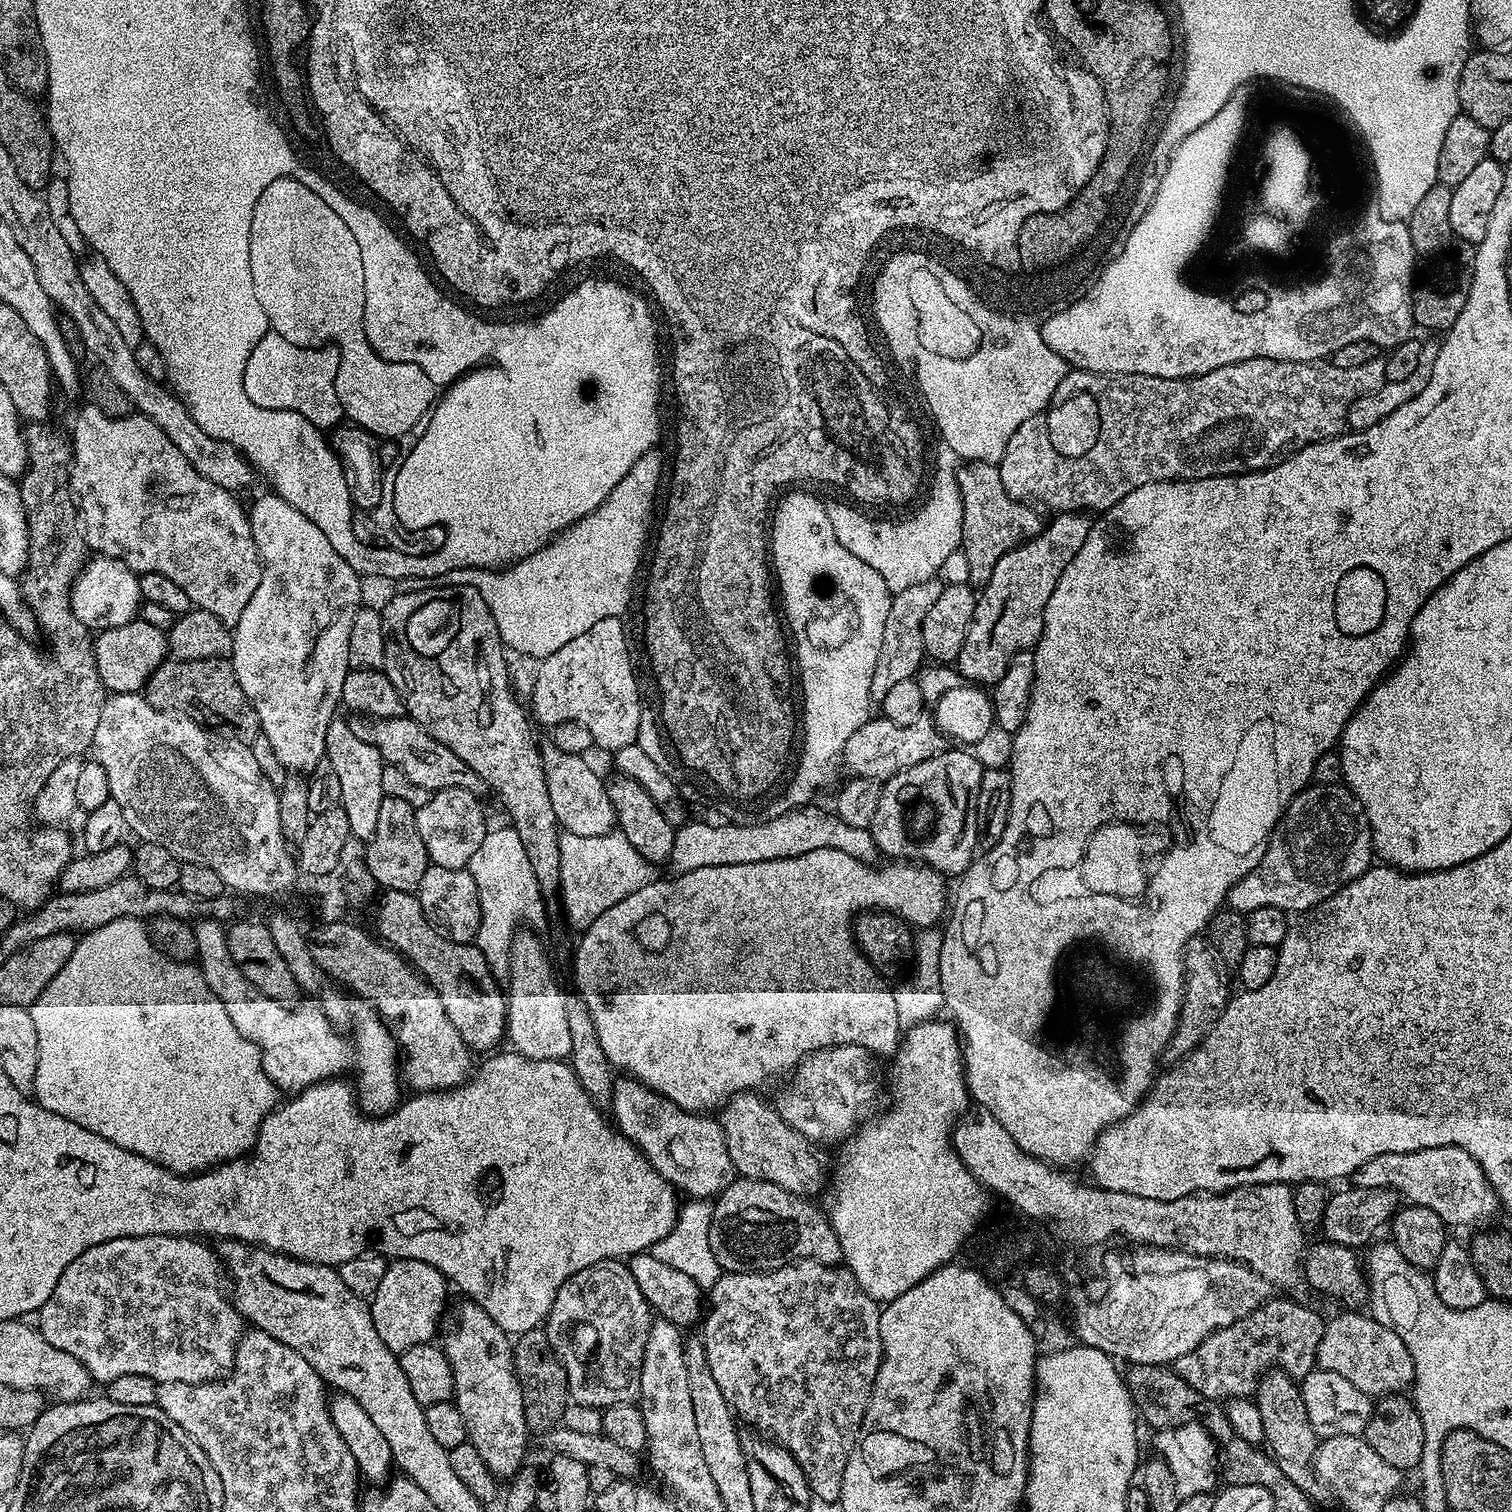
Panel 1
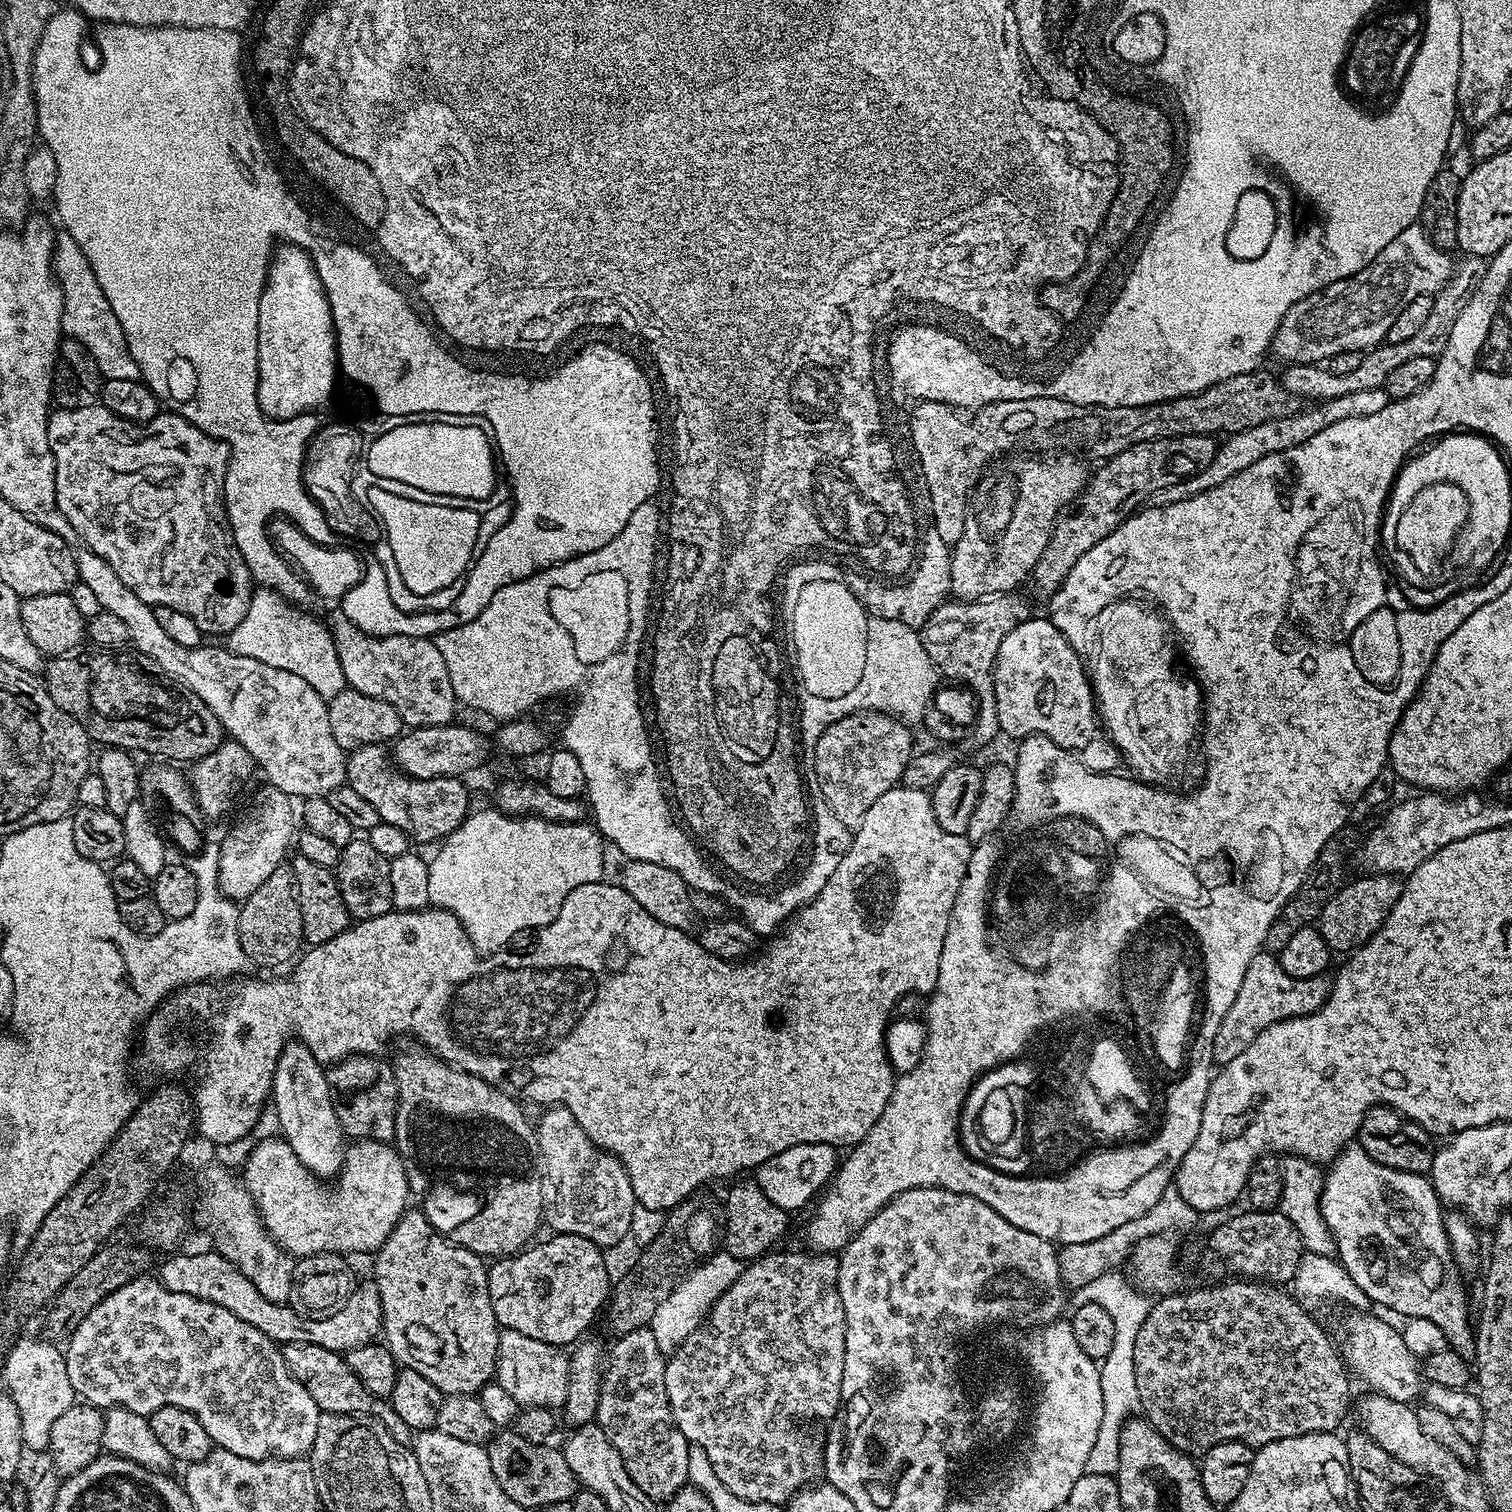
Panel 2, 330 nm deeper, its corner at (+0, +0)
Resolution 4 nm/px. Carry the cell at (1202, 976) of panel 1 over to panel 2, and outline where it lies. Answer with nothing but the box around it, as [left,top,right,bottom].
[1213,950,1330,1066]

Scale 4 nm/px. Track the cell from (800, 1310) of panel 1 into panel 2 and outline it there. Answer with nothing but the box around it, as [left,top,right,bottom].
[664,1250,846,1505]

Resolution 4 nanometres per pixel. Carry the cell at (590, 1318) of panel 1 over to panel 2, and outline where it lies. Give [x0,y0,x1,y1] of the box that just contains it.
[595,1327,688,1502]

